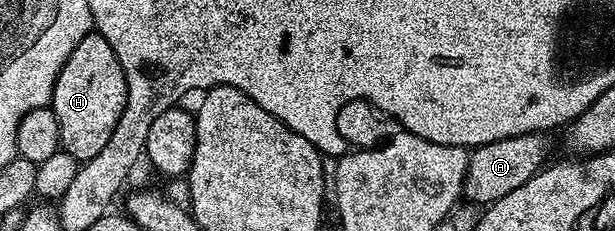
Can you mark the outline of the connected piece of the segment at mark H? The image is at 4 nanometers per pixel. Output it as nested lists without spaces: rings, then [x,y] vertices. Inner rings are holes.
[[[90,33],[79,41],[67,59],[53,90],[52,109],[59,121],[61,151],[76,161],[95,157],[107,145],[127,101],[127,81],[115,49],[102,35]]]

